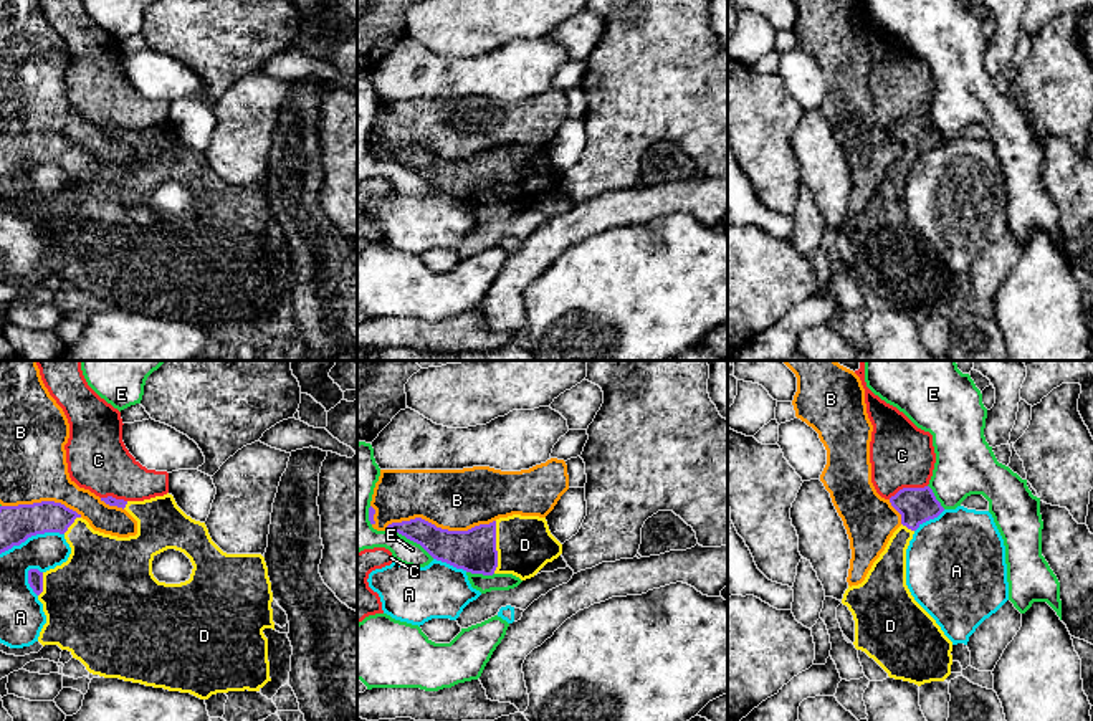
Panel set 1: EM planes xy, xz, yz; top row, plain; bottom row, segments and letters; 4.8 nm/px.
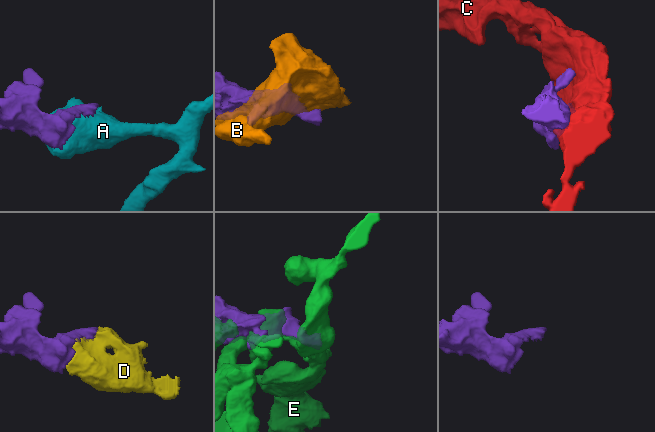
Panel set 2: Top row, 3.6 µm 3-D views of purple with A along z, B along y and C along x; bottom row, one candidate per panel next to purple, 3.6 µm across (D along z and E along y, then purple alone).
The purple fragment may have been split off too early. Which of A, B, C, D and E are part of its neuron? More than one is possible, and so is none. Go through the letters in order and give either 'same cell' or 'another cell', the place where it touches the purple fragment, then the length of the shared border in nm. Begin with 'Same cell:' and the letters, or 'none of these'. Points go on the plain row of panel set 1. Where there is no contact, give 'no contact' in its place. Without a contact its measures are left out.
Same cell: D
A: another cell; contact xy (32, 164); length 320 nm
B: another cell; contact xz (439, 157); length 550 nm
C: another cell; contact yz (906, 118); length 200 nm
D: same cell; contact xz (495, 177); length 260 nm
E: another cell; contact xz (410, 169); length 280 nm

